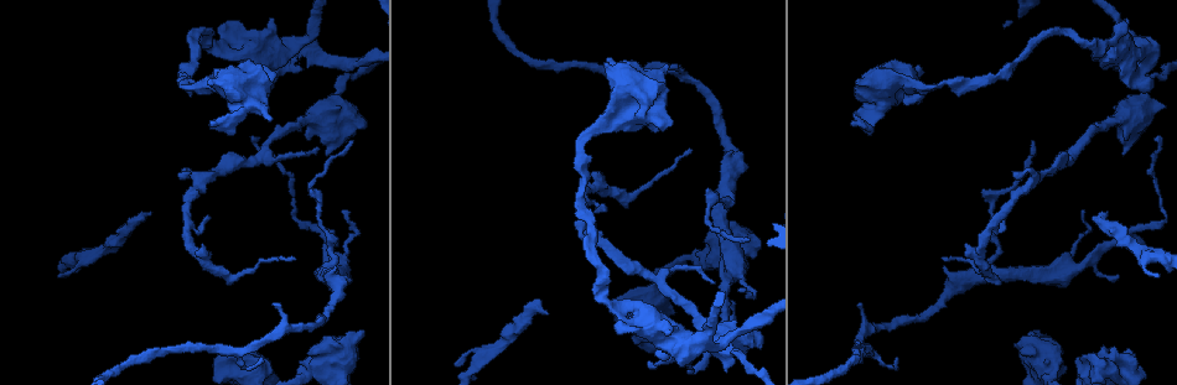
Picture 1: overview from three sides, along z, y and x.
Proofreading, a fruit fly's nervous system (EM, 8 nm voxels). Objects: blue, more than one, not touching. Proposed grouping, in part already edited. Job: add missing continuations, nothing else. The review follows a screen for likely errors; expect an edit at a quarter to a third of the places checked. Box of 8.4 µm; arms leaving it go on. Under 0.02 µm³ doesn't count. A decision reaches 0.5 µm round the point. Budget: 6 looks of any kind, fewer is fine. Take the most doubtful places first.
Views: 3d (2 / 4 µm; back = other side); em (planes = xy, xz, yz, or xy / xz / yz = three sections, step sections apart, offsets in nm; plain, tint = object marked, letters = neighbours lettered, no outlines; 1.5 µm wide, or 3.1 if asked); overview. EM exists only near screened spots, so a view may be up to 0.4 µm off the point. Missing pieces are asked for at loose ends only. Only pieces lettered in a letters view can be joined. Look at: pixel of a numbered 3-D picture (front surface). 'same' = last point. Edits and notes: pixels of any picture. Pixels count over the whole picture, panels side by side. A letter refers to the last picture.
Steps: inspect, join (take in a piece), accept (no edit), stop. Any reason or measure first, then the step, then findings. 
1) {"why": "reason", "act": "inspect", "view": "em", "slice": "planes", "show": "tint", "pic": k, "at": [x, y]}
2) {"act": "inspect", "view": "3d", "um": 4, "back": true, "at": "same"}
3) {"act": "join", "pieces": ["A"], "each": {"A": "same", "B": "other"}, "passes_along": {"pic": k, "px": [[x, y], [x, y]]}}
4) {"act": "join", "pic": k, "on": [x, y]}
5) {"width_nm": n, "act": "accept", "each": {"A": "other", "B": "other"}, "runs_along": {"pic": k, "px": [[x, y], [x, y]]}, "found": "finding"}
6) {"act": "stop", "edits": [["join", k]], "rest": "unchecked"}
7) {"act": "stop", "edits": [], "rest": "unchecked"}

{"why": "branch stops here", "act": "inspect", "view": "em", "slice": "planes", "show": "letters", "pic": 1, "at": [749, 239]}

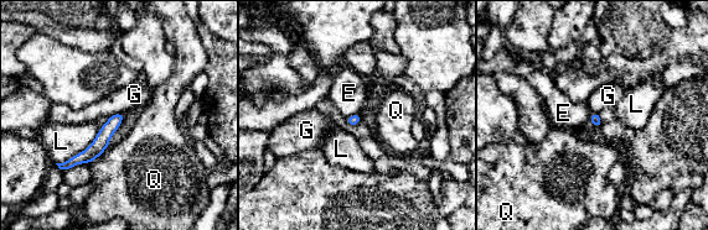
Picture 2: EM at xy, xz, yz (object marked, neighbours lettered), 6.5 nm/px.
{"width_nm": 70, "act": "accept", "each": {"E": "other", "G": "other", "L": "other", "Q": "other"}, "border": {"pic": 2, "px": [[360, 113], [346, 118]]}, "found": "no lettered piece goes on from it"}

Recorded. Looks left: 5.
{"why": "free end", "act": "inspect", "view": "3d", "um": 4, "pic": 1, "at": [1038, 334]}

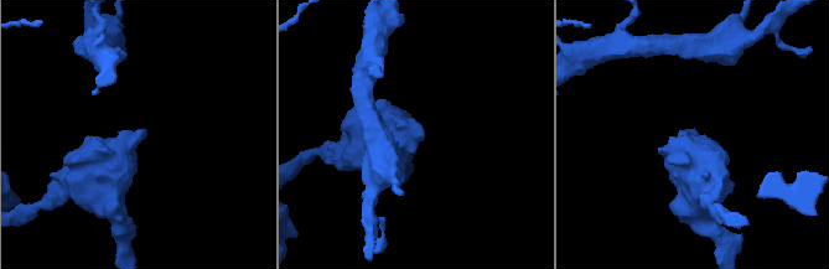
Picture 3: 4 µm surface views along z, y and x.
{"act": "inspect", "view": "em", "slice": "planes", "show": "plain", "pic": 3, "at": [424, 130]}

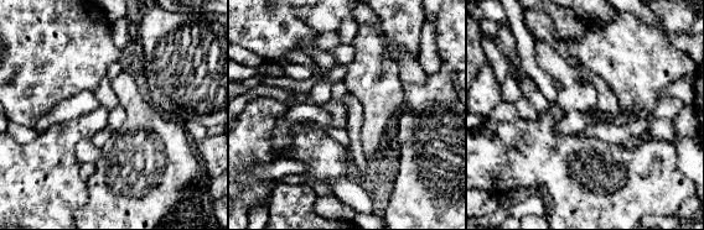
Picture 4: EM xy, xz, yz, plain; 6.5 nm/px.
{"act": "inspect", "view": "em", "slice": "planes", "show": "letters", "at": "same"}

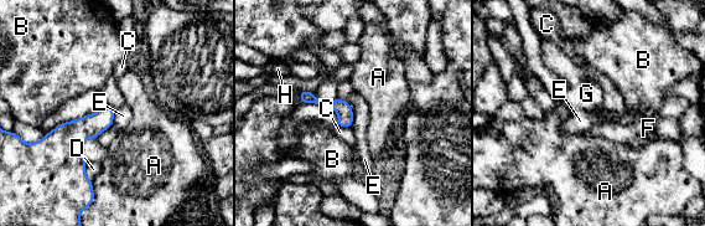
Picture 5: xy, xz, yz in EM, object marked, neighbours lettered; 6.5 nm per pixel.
{"act": "accept", "each": {"A": "other", "B": "other", "C": "other", "D": "other", "E": "other", "F": "other", "G": "other", "H": "other"}, "border": {"pic": 5, "px": [[351, 107], [353, 126]]}, "found": "none of them fits"}

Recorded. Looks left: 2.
{"act": "stop", "edits": [], "rest": "unchecked"}

